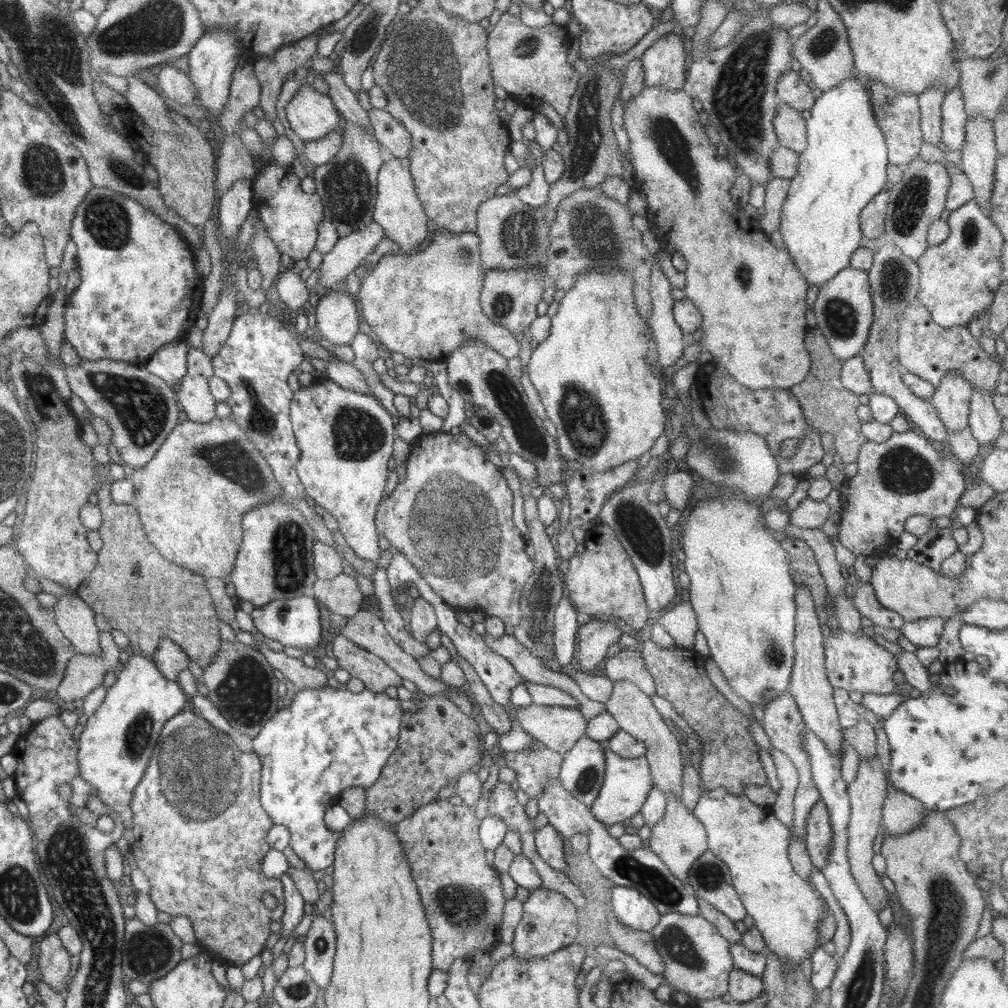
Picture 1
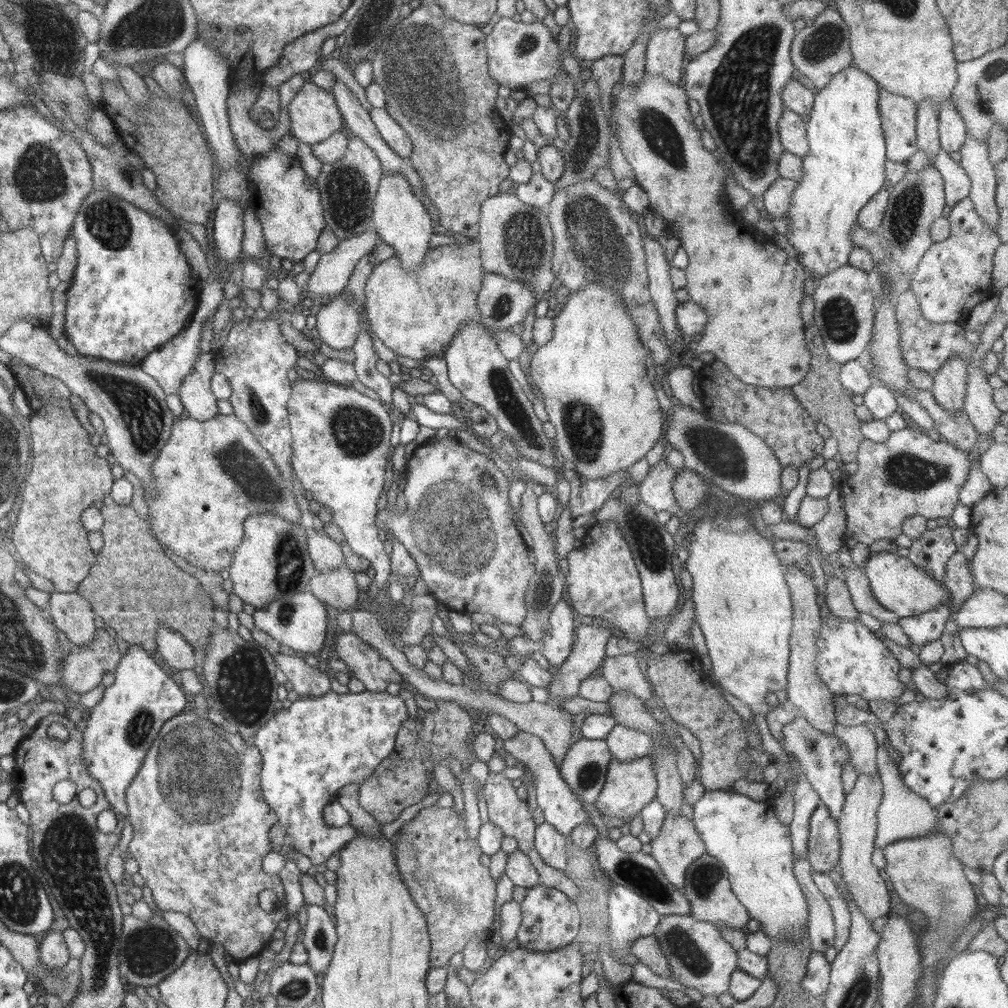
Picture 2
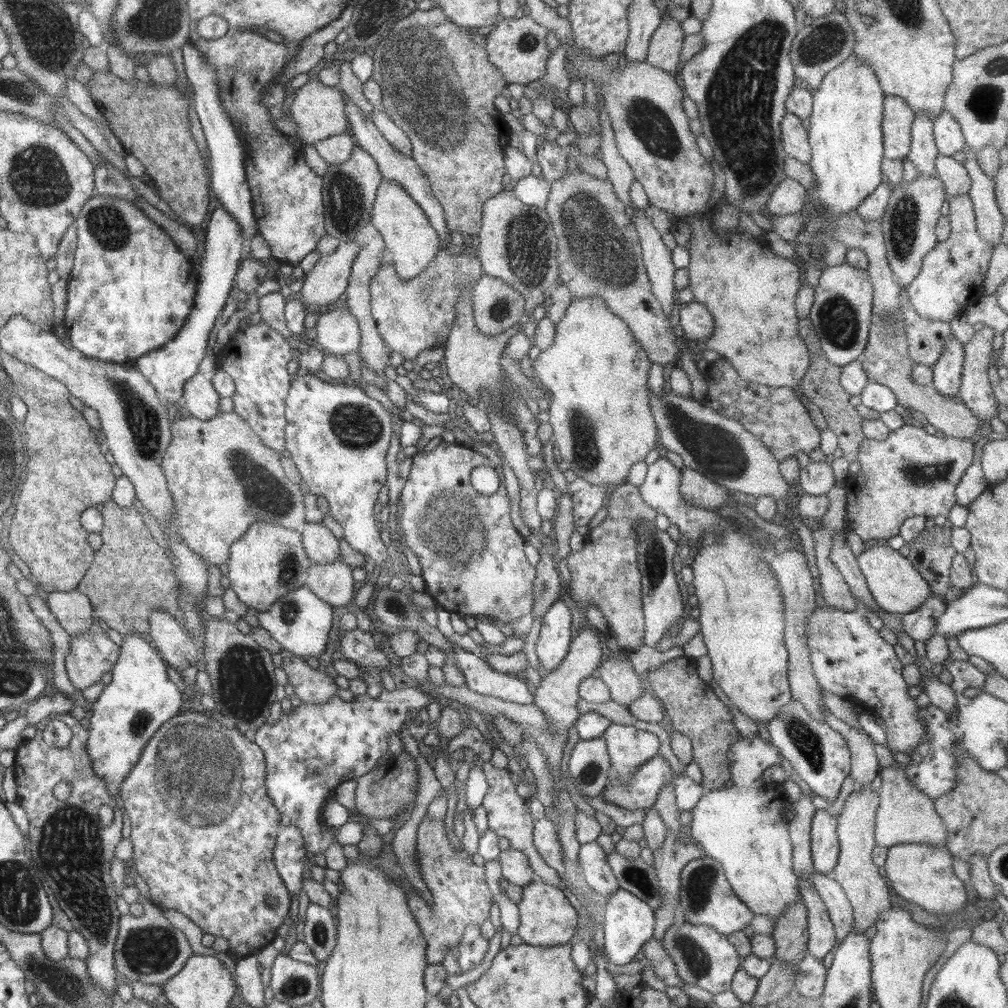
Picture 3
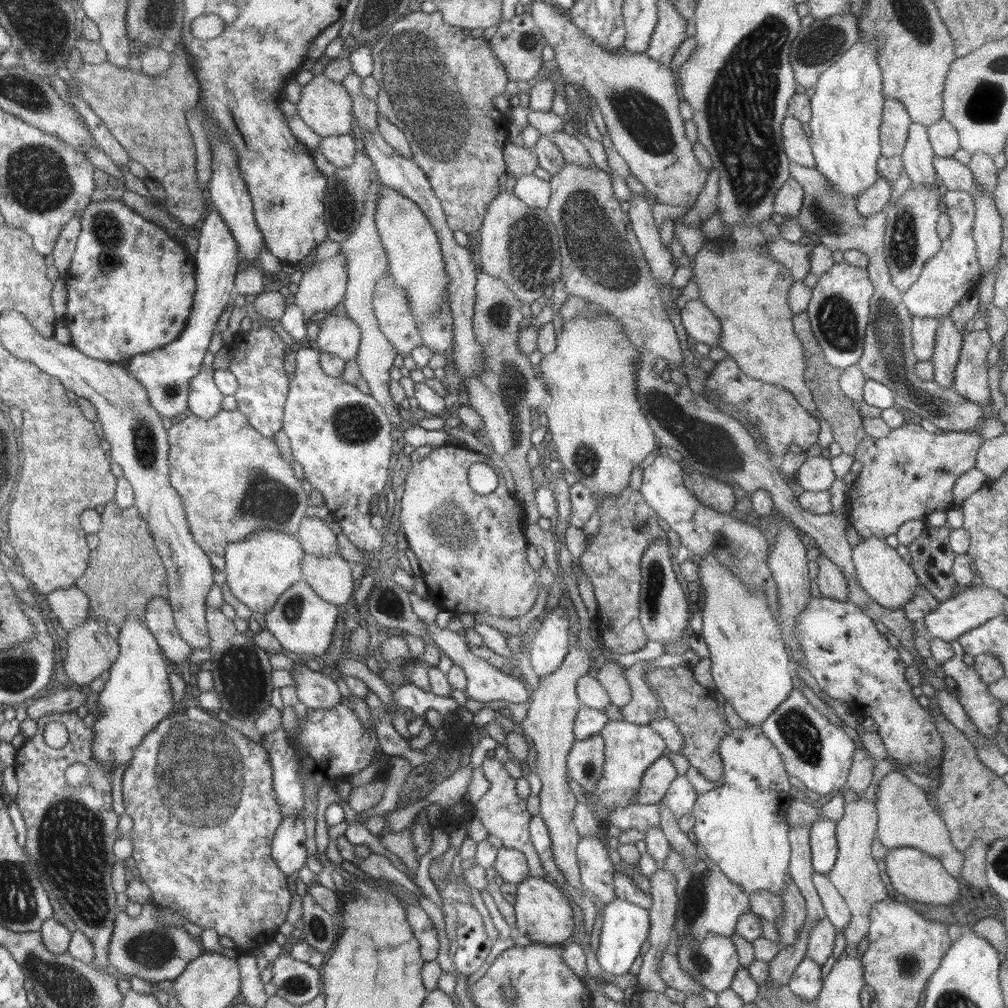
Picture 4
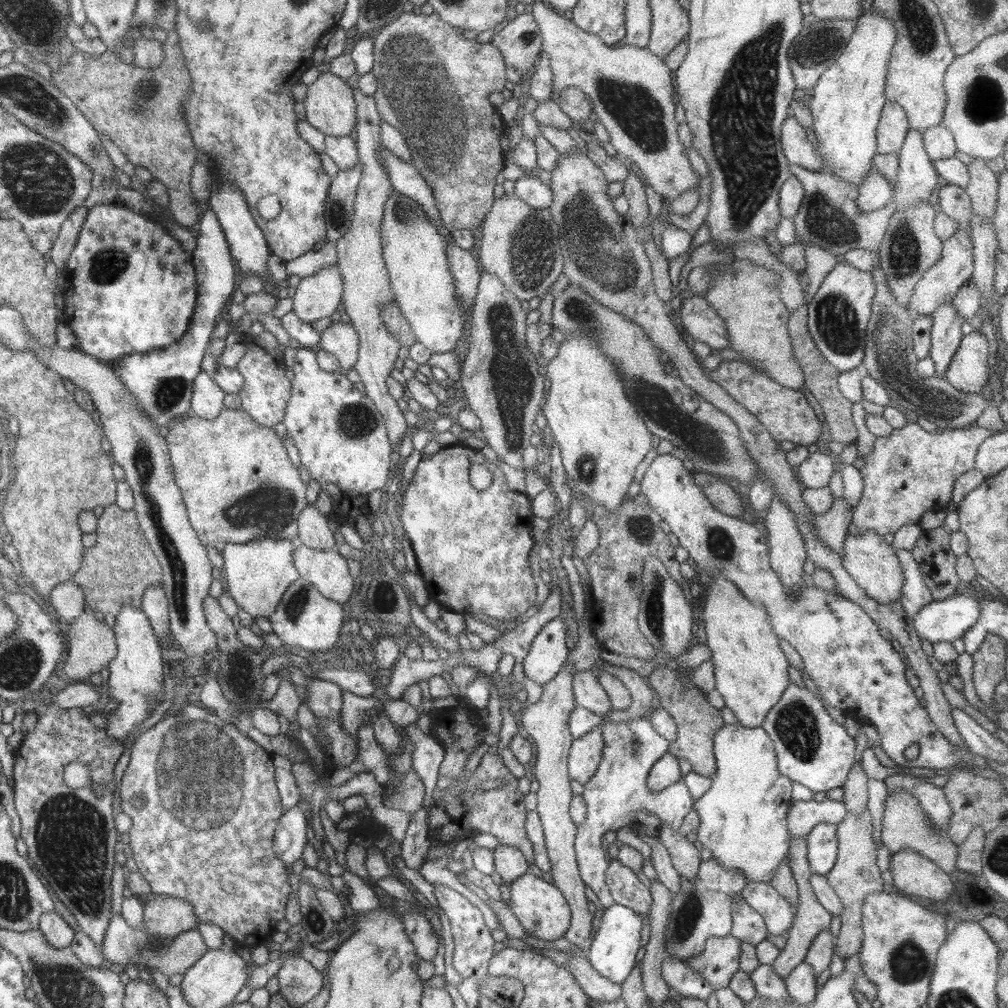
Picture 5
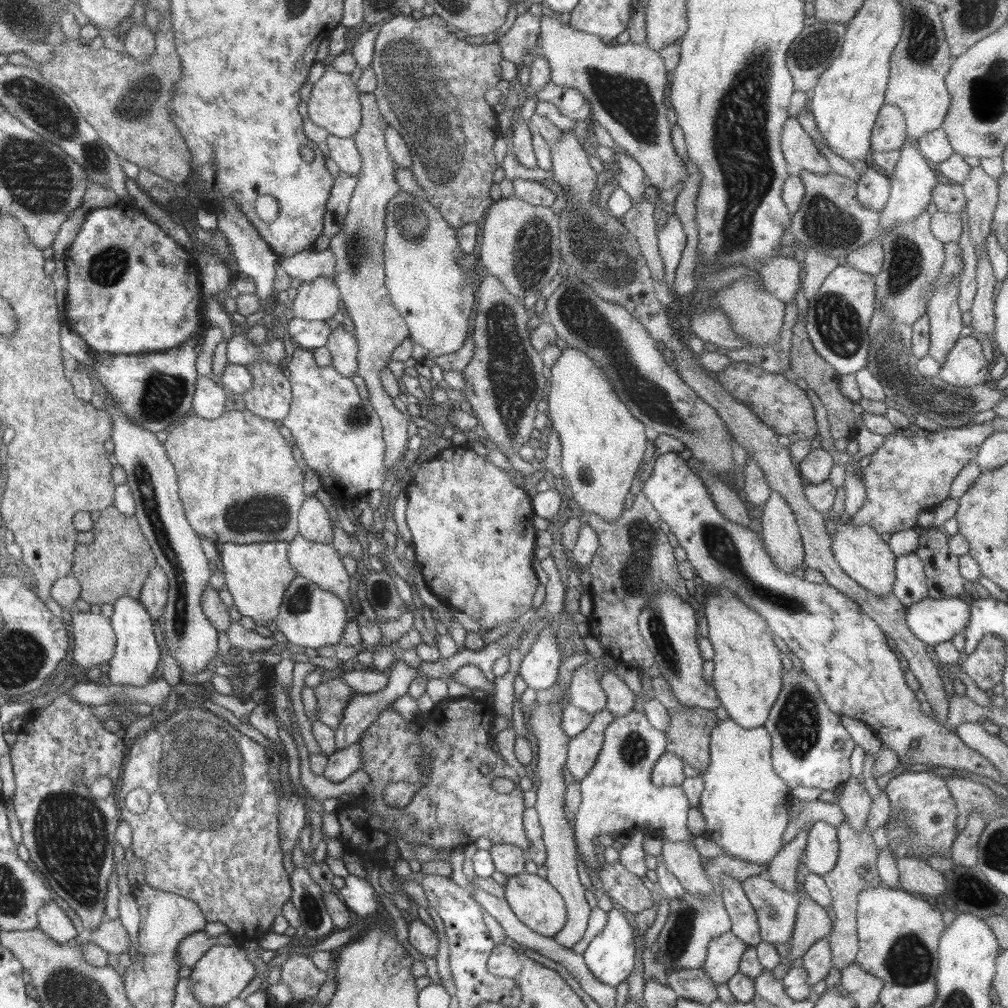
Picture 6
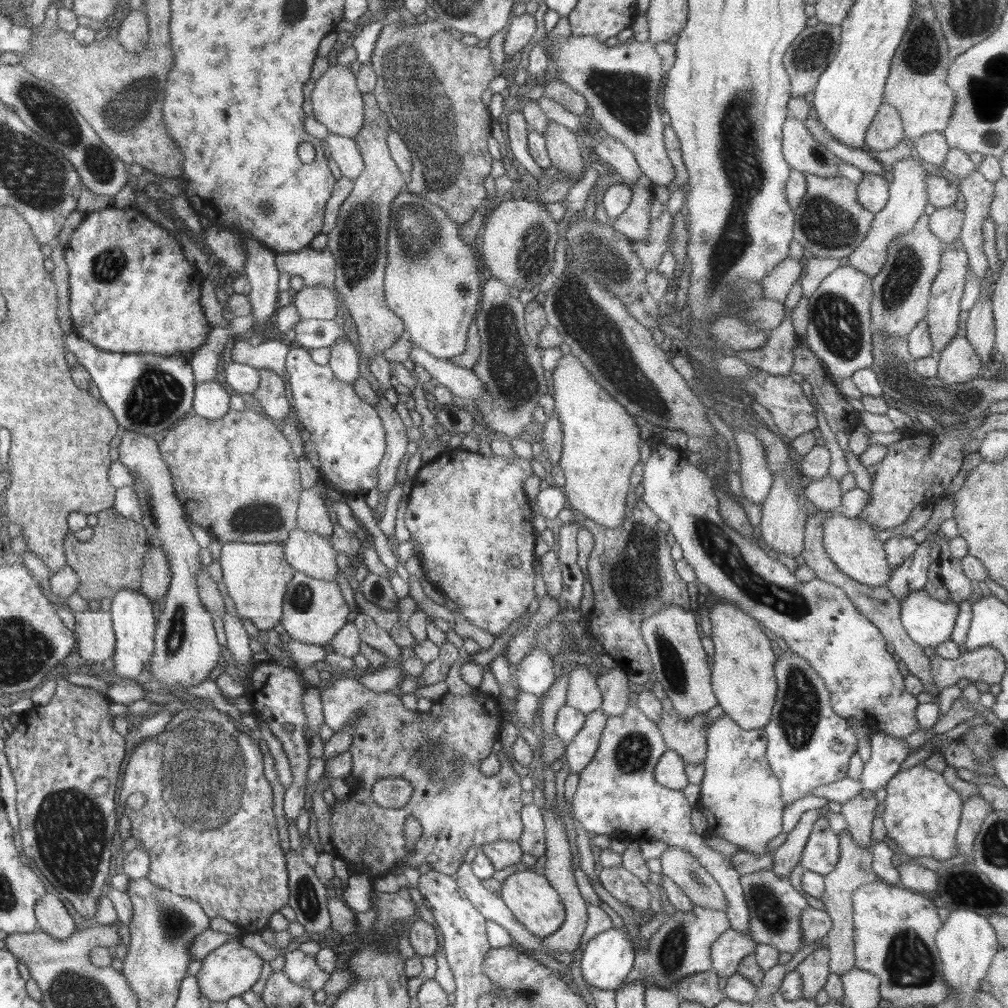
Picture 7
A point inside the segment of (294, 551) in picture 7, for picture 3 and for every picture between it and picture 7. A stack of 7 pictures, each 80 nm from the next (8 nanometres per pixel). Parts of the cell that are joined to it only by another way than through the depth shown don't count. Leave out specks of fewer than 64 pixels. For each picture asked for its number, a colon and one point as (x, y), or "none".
3: (333, 583)
4: (331, 578)
5: (327, 571)
6: (320, 563)

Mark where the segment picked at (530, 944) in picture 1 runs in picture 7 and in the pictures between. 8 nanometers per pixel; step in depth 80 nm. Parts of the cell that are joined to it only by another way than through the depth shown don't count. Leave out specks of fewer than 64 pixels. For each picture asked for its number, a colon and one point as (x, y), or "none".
2: (550, 920)
3: (547, 918)
4: (544, 914)
5: (541, 908)
6: (534, 900)
7: (528, 894)

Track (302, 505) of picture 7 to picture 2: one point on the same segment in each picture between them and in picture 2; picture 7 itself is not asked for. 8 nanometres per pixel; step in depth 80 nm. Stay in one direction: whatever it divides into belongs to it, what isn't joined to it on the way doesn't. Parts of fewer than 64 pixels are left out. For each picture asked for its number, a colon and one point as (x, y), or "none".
2: (326, 554)
3: (321, 547)
4: (315, 537)
5: (312, 526)
6: (314, 521)

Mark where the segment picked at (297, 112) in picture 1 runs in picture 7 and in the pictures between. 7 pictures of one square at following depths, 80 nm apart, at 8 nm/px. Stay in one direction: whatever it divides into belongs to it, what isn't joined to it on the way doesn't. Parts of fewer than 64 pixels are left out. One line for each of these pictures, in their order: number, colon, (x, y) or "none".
2: (314, 114)
3: (319, 111)
4: (325, 106)
5: (330, 107)
6: (334, 105)
7: (338, 105)

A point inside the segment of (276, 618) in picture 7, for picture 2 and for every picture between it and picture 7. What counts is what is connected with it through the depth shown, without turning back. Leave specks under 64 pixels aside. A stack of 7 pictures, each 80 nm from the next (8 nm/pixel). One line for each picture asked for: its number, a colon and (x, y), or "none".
2: (272, 561)
3: (267, 562)
4: (260, 569)
5: (258, 573)
6: (257, 575)

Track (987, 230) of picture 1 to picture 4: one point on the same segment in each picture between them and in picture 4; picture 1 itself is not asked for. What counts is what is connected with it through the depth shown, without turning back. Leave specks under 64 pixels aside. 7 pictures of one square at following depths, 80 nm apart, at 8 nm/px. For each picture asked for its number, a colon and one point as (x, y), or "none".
2: (953, 276)
3: (951, 277)
4: (954, 271)

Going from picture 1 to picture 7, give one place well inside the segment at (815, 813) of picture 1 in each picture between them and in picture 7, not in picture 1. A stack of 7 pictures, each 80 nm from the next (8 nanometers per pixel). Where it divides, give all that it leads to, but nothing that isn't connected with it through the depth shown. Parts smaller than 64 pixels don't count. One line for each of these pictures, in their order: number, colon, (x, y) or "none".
2: (824, 845)
3: (824, 840)
4: (824, 849)
5: (822, 844)
6: (822, 849)
7: (821, 853)

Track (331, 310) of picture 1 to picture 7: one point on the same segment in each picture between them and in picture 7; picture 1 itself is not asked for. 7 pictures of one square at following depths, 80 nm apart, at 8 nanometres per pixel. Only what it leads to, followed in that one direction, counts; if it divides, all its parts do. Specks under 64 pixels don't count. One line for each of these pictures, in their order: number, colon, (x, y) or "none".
2: (338, 323)
3: (338, 331)
4: (338, 335)
5: (340, 339)
6: (343, 346)
7: (343, 361)

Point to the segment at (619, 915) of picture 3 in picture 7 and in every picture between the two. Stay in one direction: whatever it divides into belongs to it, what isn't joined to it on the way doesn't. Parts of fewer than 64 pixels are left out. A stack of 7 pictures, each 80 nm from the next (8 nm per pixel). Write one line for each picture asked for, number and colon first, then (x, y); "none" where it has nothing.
4: (626, 925)
5: (613, 952)
6: (610, 956)
7: (607, 959)

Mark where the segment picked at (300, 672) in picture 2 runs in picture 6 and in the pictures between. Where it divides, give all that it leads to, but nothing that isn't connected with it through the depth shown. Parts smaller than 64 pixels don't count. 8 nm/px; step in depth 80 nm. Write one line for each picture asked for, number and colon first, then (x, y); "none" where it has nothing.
3: (312, 686)
4: (313, 689)
5: (325, 699)
6: (332, 696)

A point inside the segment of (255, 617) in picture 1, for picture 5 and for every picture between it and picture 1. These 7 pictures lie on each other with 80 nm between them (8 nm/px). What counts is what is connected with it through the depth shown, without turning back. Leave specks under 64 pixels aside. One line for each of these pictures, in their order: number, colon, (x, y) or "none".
2: (298, 622)
3: (300, 621)
4: (302, 622)
5: (304, 618)

